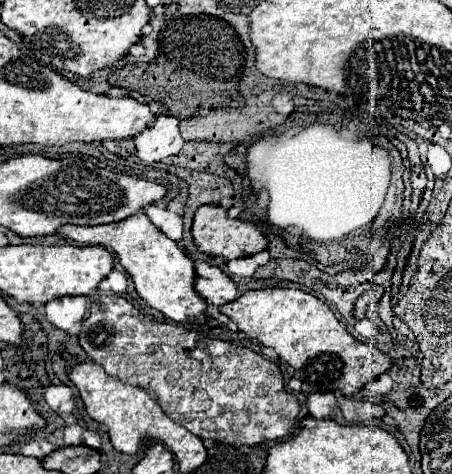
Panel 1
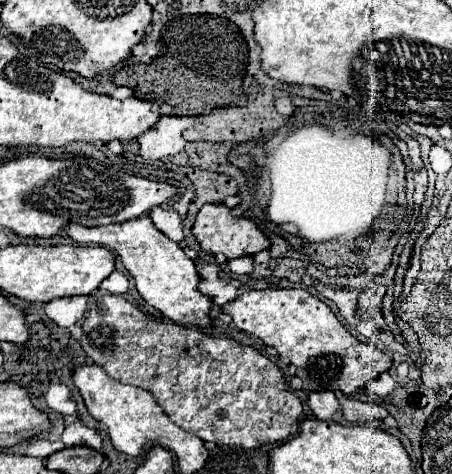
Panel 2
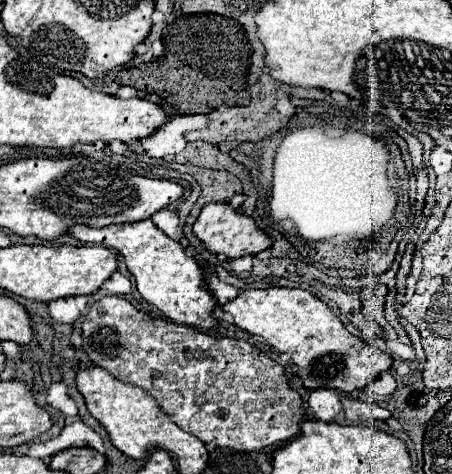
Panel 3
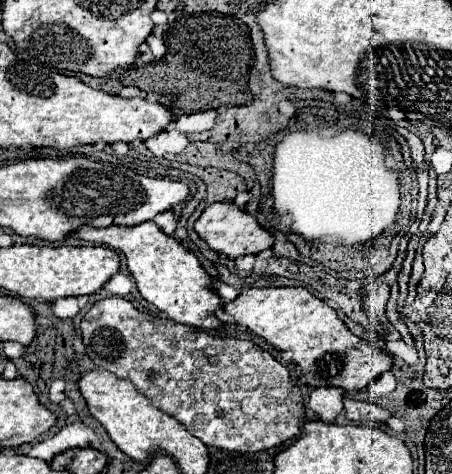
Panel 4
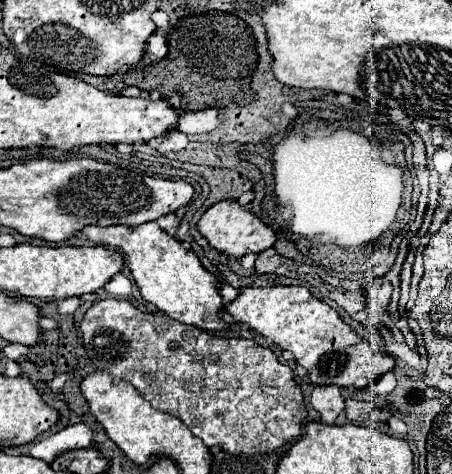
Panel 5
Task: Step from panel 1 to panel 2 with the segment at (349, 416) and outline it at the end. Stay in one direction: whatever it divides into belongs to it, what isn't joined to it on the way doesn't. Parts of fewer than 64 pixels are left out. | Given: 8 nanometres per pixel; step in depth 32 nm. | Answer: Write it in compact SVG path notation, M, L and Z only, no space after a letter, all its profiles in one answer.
M338 398L342 404L344 418L352 424L364 424L368 420L384 420L388 416L388 410L372 404L372 402L362 402L362 400L352 400L352 398Z

